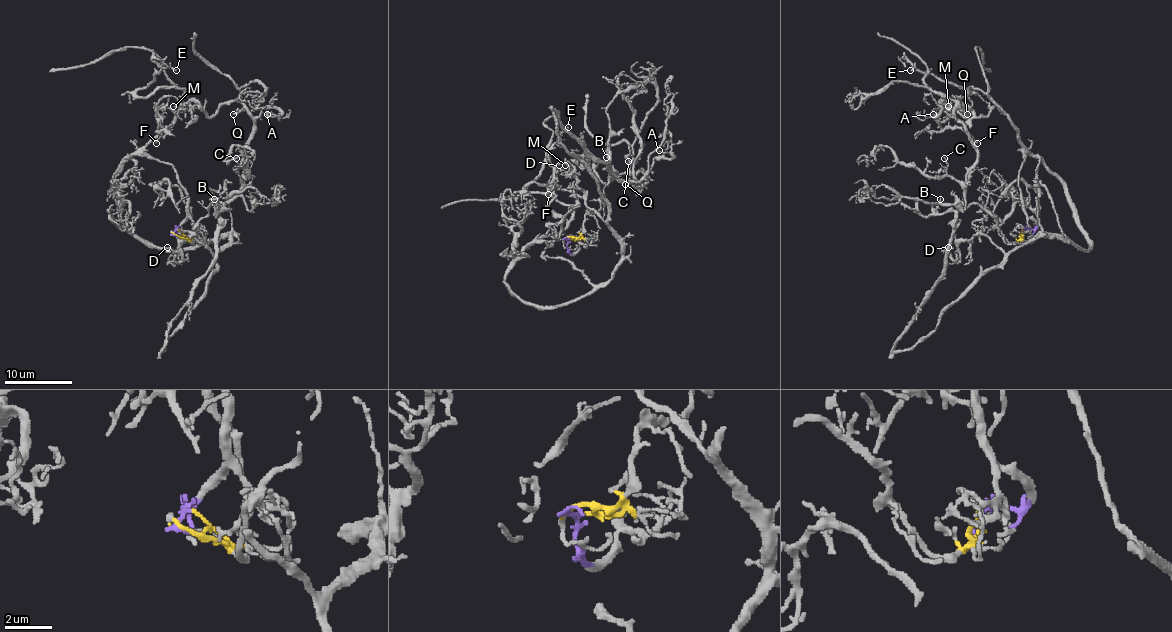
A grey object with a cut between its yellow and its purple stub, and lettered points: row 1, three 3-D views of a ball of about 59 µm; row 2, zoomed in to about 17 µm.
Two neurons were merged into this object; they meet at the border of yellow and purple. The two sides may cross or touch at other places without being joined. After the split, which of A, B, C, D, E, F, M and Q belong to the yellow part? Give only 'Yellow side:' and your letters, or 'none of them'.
Yellow side: A, B, C, Q

